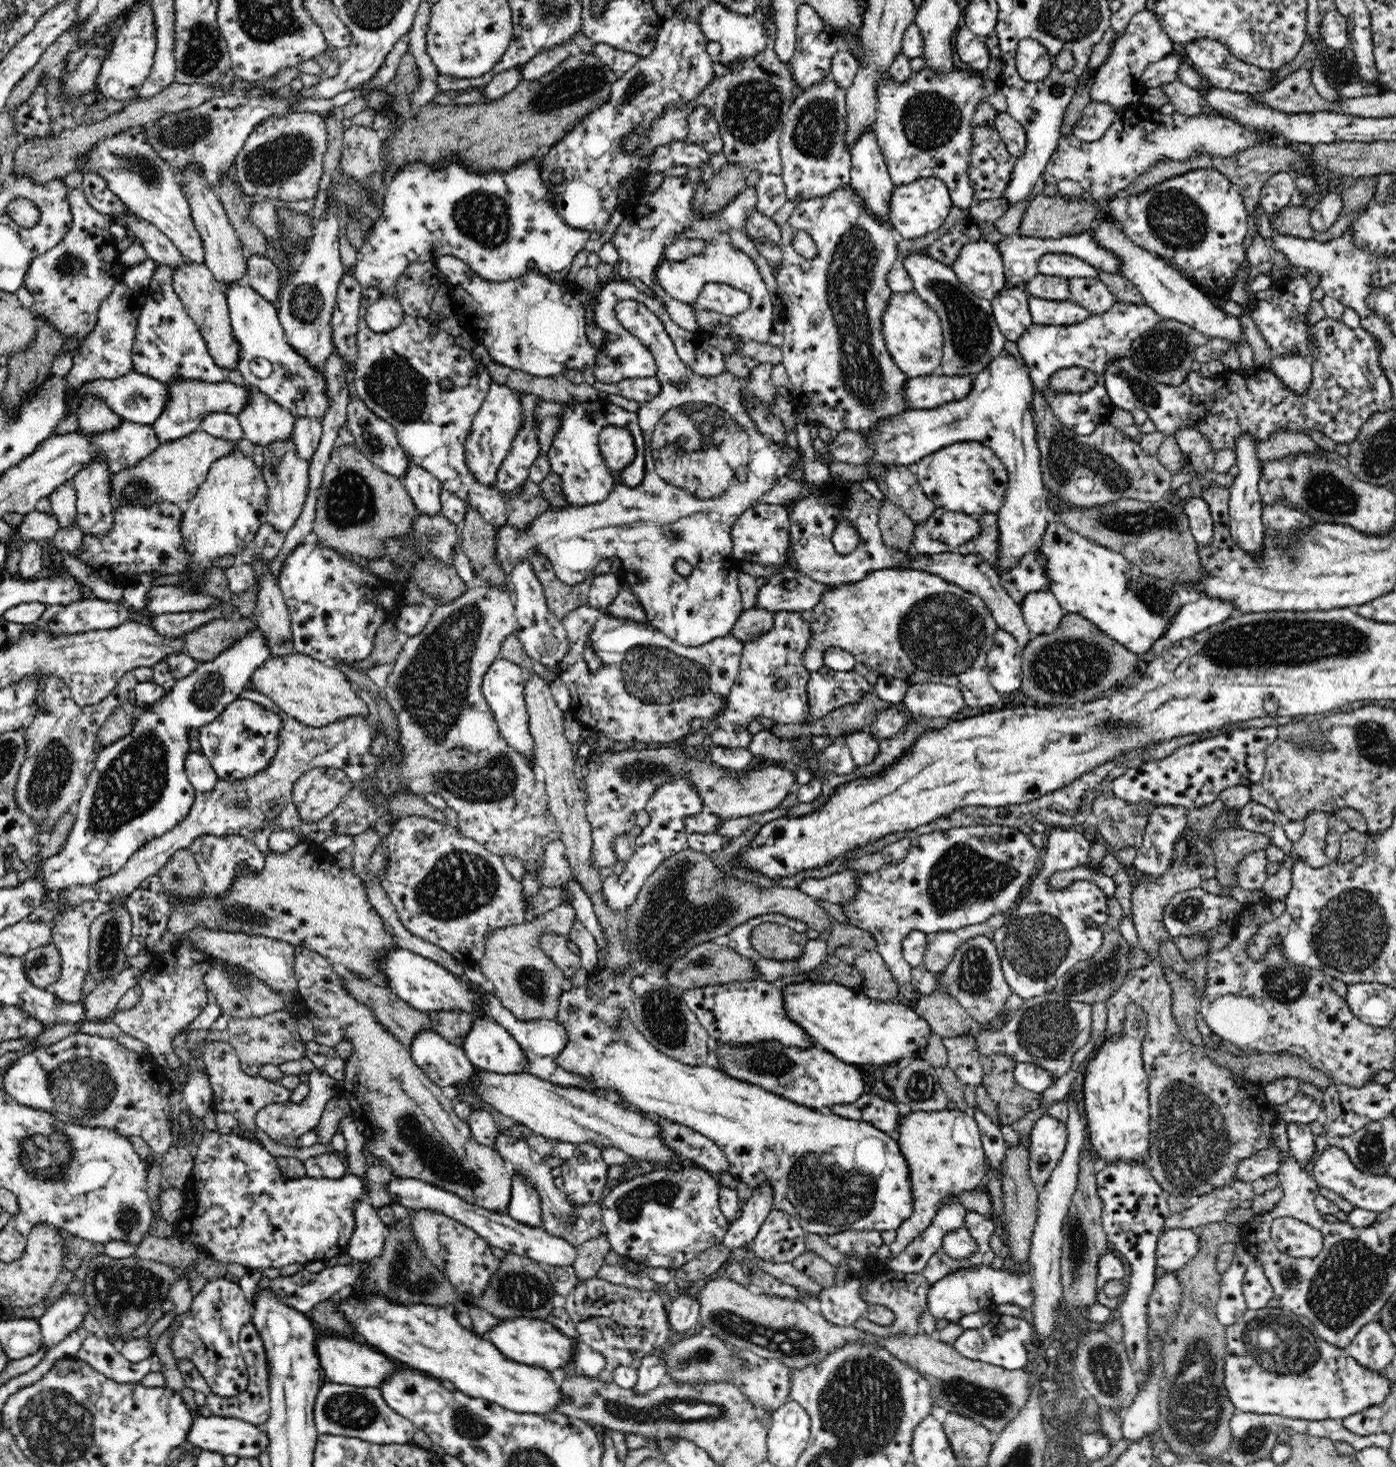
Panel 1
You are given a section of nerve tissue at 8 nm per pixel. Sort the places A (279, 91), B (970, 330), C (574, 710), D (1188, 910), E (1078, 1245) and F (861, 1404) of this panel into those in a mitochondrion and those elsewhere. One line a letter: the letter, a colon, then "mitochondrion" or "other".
A: other
B: mitochondrion
C: other
D: mitochondrion
E: mitochondrion
F: mitochondrion

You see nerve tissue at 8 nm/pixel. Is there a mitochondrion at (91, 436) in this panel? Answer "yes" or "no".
no

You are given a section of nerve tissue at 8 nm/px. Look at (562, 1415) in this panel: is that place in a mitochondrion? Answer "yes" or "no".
no

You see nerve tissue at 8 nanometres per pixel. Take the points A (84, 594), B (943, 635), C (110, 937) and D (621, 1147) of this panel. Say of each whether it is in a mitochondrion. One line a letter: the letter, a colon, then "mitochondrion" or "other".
A: other
B: mitochondrion
C: mitochondrion
D: other

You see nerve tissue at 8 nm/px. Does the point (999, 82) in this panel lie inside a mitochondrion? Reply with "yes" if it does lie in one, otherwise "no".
no

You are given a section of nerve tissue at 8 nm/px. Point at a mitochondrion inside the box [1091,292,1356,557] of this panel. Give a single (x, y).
(1162, 352)

